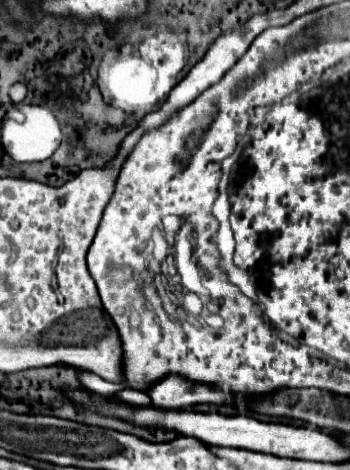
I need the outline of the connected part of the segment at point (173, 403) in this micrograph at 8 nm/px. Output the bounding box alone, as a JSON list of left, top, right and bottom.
[148,376,228,410]

